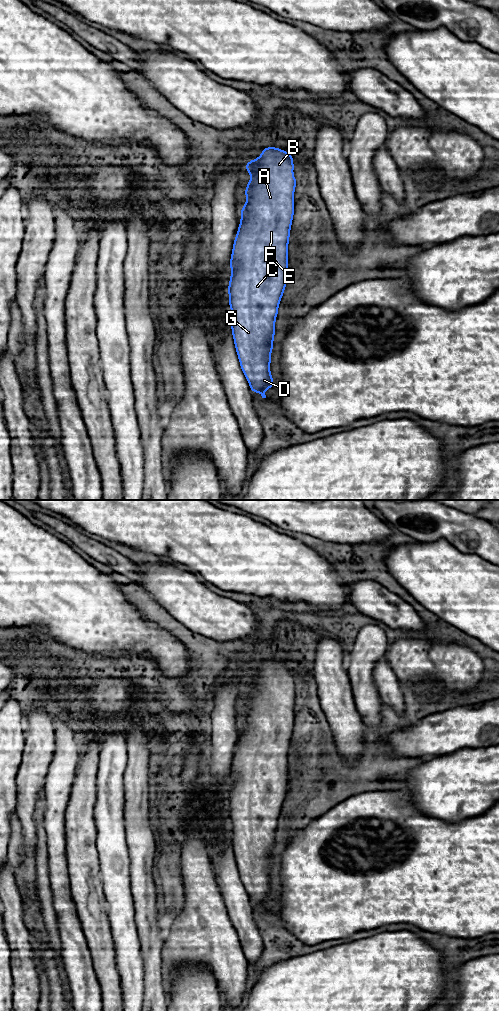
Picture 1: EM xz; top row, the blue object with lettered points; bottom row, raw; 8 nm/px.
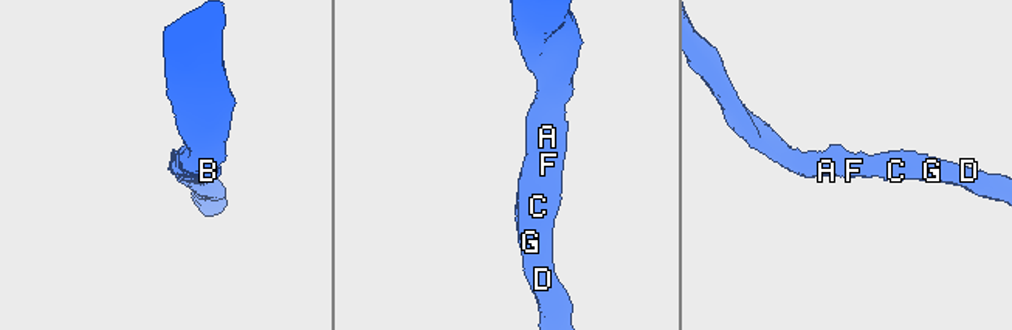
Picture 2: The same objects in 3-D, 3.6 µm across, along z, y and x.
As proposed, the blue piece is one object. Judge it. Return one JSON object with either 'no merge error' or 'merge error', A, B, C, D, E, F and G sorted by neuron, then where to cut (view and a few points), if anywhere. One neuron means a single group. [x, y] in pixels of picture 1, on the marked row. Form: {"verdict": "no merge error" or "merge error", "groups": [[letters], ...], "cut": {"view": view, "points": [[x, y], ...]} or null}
{"verdict": "no merge error", "groups": [["A", "B", "C", "D", "E", "F", "G"]], "cut": null}

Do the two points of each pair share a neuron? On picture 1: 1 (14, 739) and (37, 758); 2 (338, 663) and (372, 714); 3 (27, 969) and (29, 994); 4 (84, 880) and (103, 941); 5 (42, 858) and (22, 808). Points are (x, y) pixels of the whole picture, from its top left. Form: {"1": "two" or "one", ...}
{"1": "two", "2": "two", "3": "one", "4": "one", "5": "two"}

